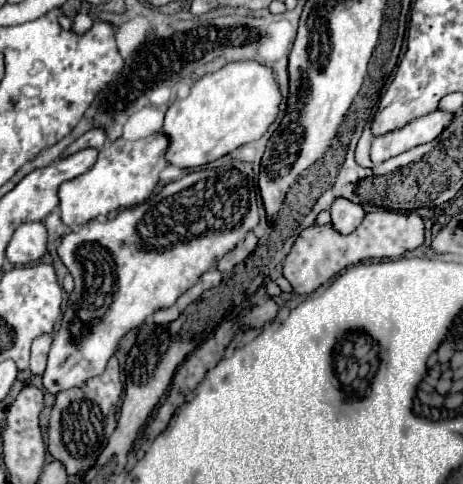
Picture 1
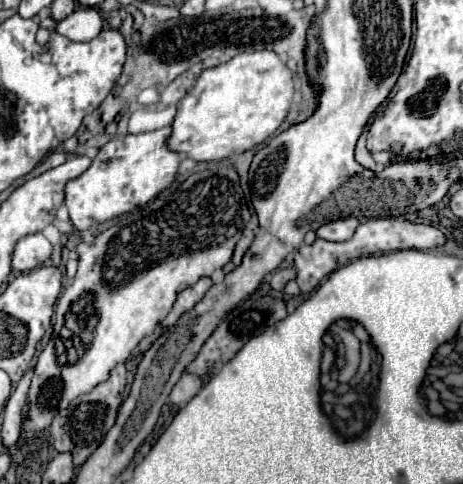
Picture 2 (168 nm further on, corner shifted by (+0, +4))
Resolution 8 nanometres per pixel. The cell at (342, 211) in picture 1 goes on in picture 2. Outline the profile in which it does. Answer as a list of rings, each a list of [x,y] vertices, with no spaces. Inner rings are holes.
[[[345,218],[345,220],[335,220],[329,224],[323,224],[321,228],[317,228],[317,238],[327,240],[327,242],[345,242],[353,236],[353,232],[357,230],[359,220],[357,218]]]

